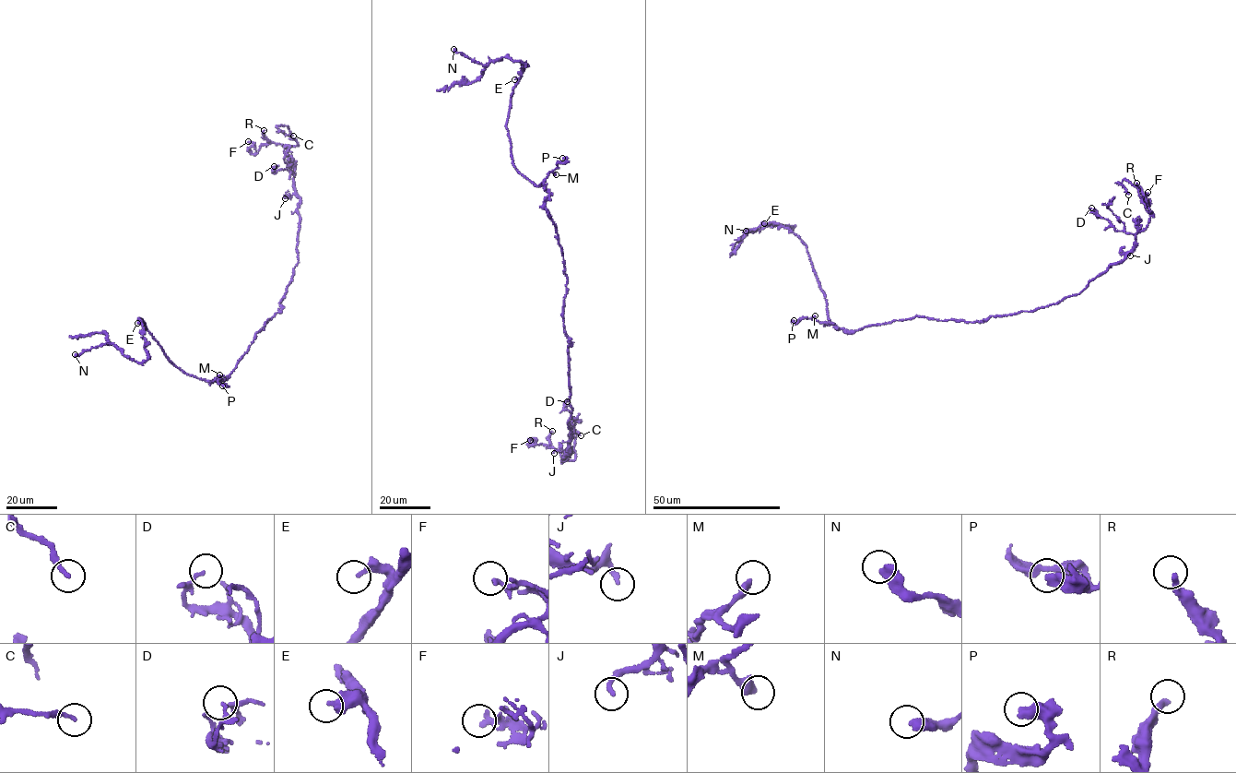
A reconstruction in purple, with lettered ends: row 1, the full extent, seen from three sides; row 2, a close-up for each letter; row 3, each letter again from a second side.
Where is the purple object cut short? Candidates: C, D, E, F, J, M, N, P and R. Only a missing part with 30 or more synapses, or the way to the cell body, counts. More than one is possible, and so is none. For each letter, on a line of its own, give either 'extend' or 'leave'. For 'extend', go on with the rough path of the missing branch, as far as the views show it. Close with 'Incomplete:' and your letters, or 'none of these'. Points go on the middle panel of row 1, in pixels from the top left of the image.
C: leave
D: leave
E: leave
F: leave
J: leave
M: leave
N: leave
P: leave
R: leave
Incomplete: none of these

